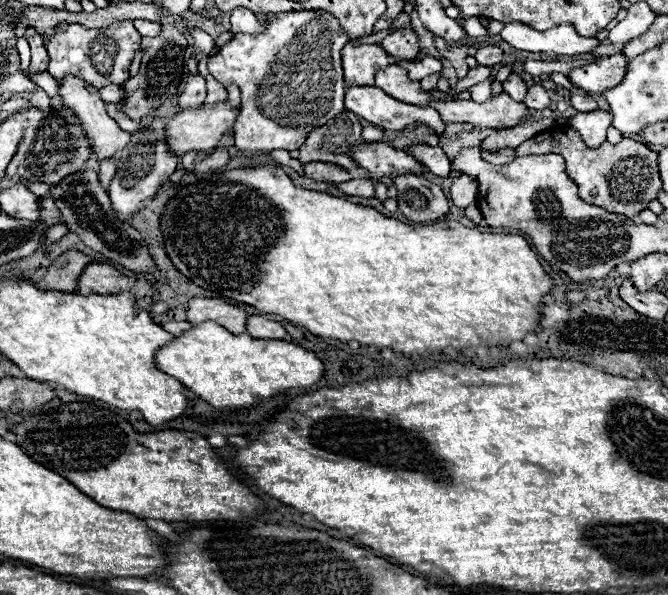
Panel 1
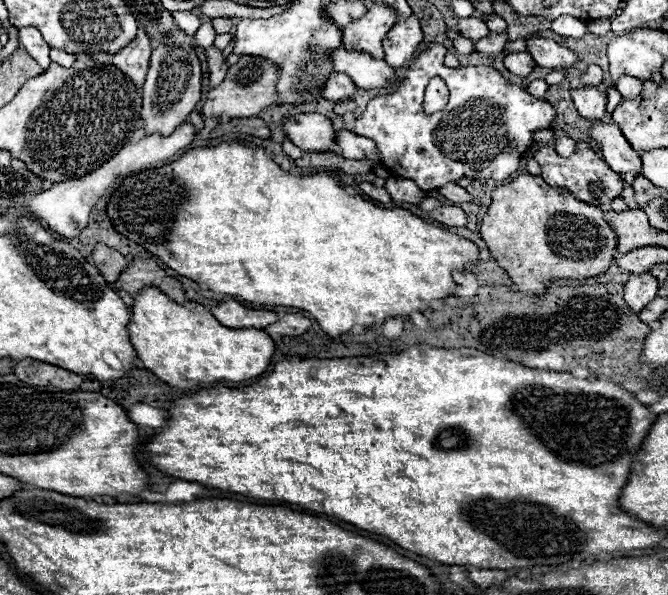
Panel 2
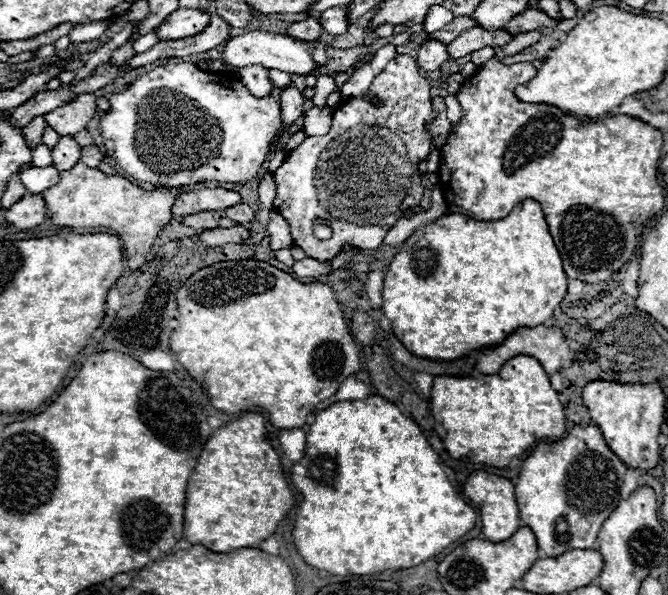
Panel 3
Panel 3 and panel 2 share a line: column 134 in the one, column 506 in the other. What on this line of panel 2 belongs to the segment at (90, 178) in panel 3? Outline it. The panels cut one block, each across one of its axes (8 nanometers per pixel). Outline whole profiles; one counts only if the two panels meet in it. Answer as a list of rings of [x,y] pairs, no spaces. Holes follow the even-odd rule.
[[[522,174],[506,186],[498,186],[492,192],[492,204],[482,218],[480,234],[488,244],[496,262],[510,274],[512,282],[524,294],[544,294],[554,280],[586,280],[600,276],[608,270],[616,256],[616,234],[608,228],[598,206],[580,204],[568,190],[550,188],[540,176]]]

